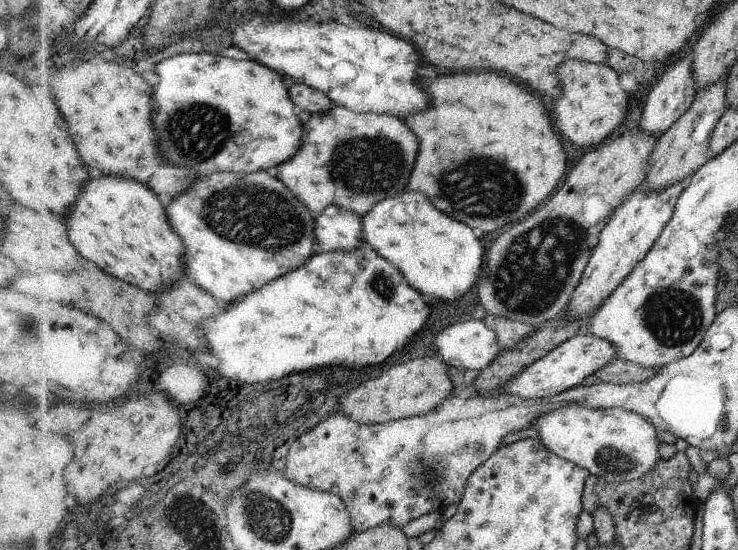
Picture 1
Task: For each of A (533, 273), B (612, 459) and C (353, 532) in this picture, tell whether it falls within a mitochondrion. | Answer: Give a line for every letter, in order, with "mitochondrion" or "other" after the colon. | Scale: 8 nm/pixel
A: mitochondrion
B: mitochondrion
C: other

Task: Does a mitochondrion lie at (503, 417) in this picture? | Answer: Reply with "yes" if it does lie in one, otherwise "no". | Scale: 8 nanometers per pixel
no

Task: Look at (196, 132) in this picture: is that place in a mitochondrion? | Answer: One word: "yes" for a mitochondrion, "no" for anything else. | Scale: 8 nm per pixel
yes

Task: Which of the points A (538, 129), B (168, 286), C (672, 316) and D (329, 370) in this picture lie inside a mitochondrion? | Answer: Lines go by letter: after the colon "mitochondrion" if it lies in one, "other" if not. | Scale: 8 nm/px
A: other
B: other
C: mitochondrion
D: other

